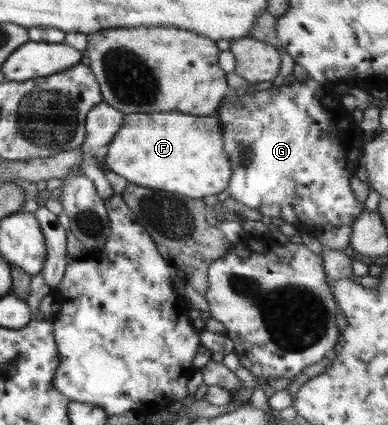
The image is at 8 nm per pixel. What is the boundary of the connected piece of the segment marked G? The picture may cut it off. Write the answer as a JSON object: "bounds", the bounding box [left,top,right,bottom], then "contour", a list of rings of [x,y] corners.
{"bounds":[215,77,364,236],"contour":[[[308,77],[304,82],[294,81],[293,83],[284,83],[279,88],[272,87],[270,90],[260,90],[256,94],[246,96],[247,88],[236,88],[228,90],[225,98],[222,100],[215,115],[221,124],[221,133],[223,140],[223,149],[230,161],[232,167],[231,179],[228,181],[227,190],[232,198],[239,200],[249,206],[257,216],[270,216],[276,222],[288,222],[292,224],[302,234],[318,236],[325,226],[333,224],[334,226],[352,226],[354,221],[361,215],[363,204],[356,201],[356,196],[350,189],[350,181],[355,178],[355,173],[360,168],[360,158],[363,154],[364,139],[362,135],[363,127],[353,122],[351,112],[347,111],[342,105],[340,98],[330,90],[323,88],[323,84]]]}

